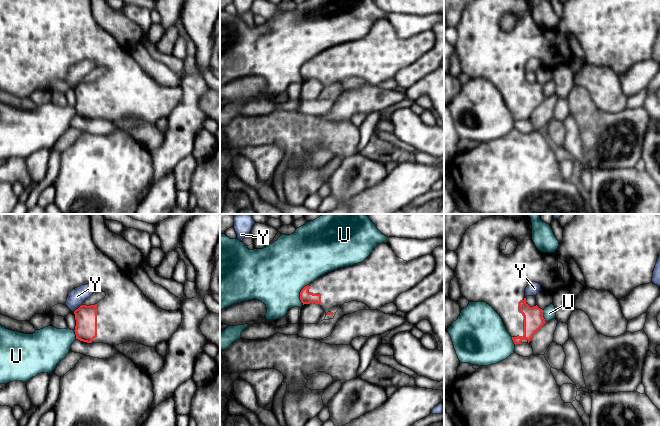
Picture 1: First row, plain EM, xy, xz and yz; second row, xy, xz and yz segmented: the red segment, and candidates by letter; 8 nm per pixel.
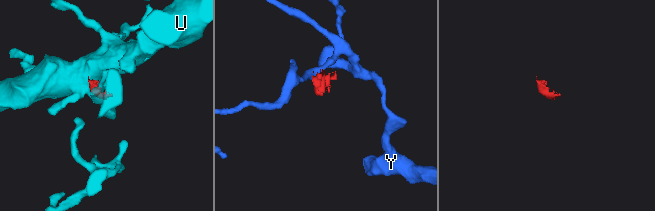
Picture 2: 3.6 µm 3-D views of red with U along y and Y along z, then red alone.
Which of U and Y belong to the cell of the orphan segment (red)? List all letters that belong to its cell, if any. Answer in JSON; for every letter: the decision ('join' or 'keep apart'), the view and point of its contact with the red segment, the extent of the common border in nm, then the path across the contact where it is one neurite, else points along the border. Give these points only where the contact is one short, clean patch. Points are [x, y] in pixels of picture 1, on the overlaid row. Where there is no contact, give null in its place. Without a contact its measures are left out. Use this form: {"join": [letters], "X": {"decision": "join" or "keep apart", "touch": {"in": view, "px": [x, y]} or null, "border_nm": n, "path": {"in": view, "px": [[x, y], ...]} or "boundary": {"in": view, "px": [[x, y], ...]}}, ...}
{"join": [], "U": {"decision": "keep apart", "touch": {"in": "xz", "px": [300, 294]}, "border_nm": 180}, "Y": {"decision": "keep apart", "touch": {"in": "xy", "px": [78, 308]}, "border_nm": 90, "boundary": {"in": "xy", "px": [[81, 304], [73, 311]]}}}

